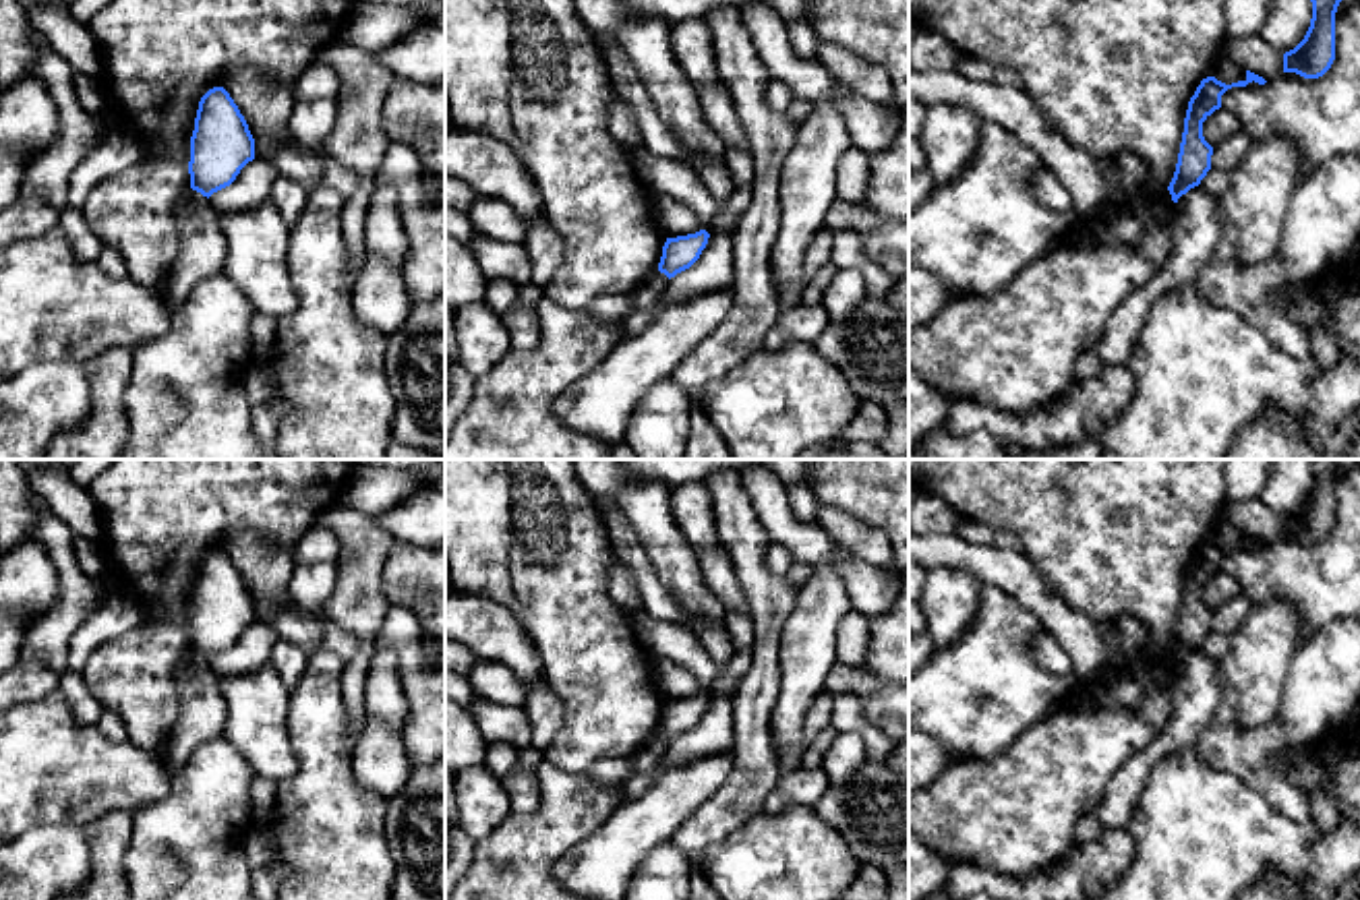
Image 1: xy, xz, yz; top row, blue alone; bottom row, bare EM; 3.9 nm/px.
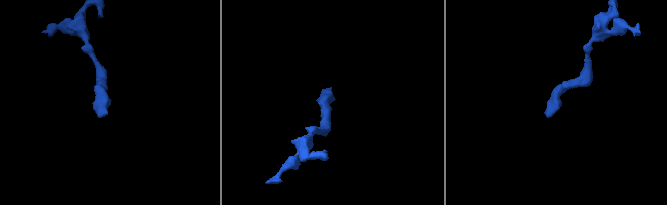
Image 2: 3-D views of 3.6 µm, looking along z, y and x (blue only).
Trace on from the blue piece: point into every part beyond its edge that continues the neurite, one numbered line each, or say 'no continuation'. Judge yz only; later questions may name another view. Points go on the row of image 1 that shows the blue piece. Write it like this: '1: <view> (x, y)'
no continuation

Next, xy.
no continuation

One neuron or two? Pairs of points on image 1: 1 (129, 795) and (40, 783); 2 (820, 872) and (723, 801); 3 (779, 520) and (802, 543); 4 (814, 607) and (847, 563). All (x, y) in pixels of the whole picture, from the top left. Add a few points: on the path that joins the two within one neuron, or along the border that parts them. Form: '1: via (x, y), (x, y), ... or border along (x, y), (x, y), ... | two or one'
1: via (106, 783), (63, 783) | one
2: border along (764, 812), (744, 822), (711, 849) | two
3: via (785, 526), (795, 536) | one
4: border along (816, 561), (829, 561), (837, 570), (853, 609) | two

